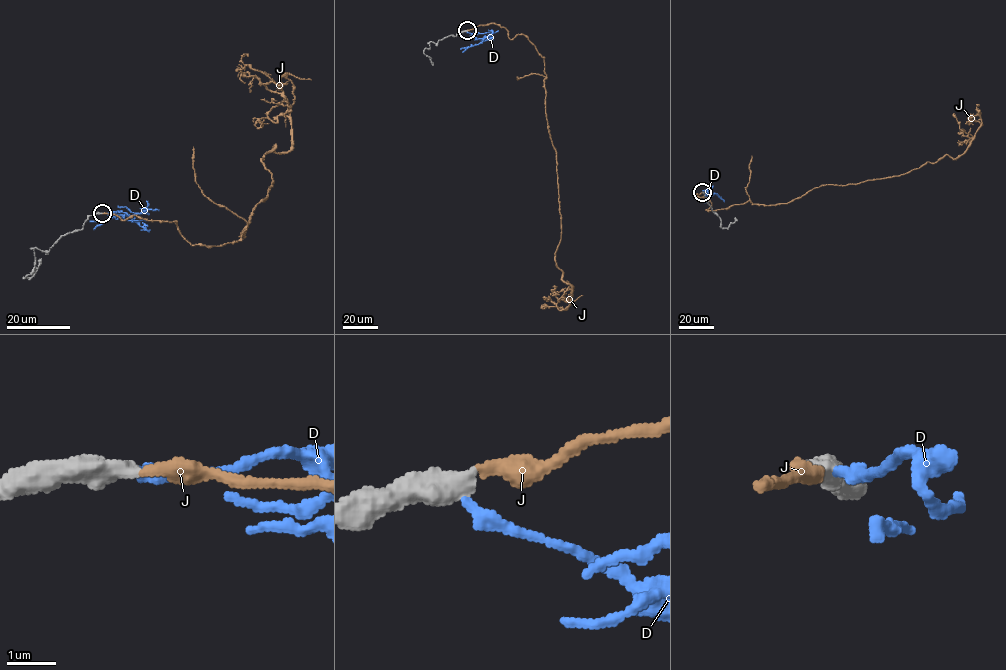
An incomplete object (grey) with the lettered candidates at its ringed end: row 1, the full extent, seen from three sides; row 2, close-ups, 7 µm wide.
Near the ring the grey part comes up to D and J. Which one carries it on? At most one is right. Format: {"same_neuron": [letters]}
{"same_neuron": ["J"]}

